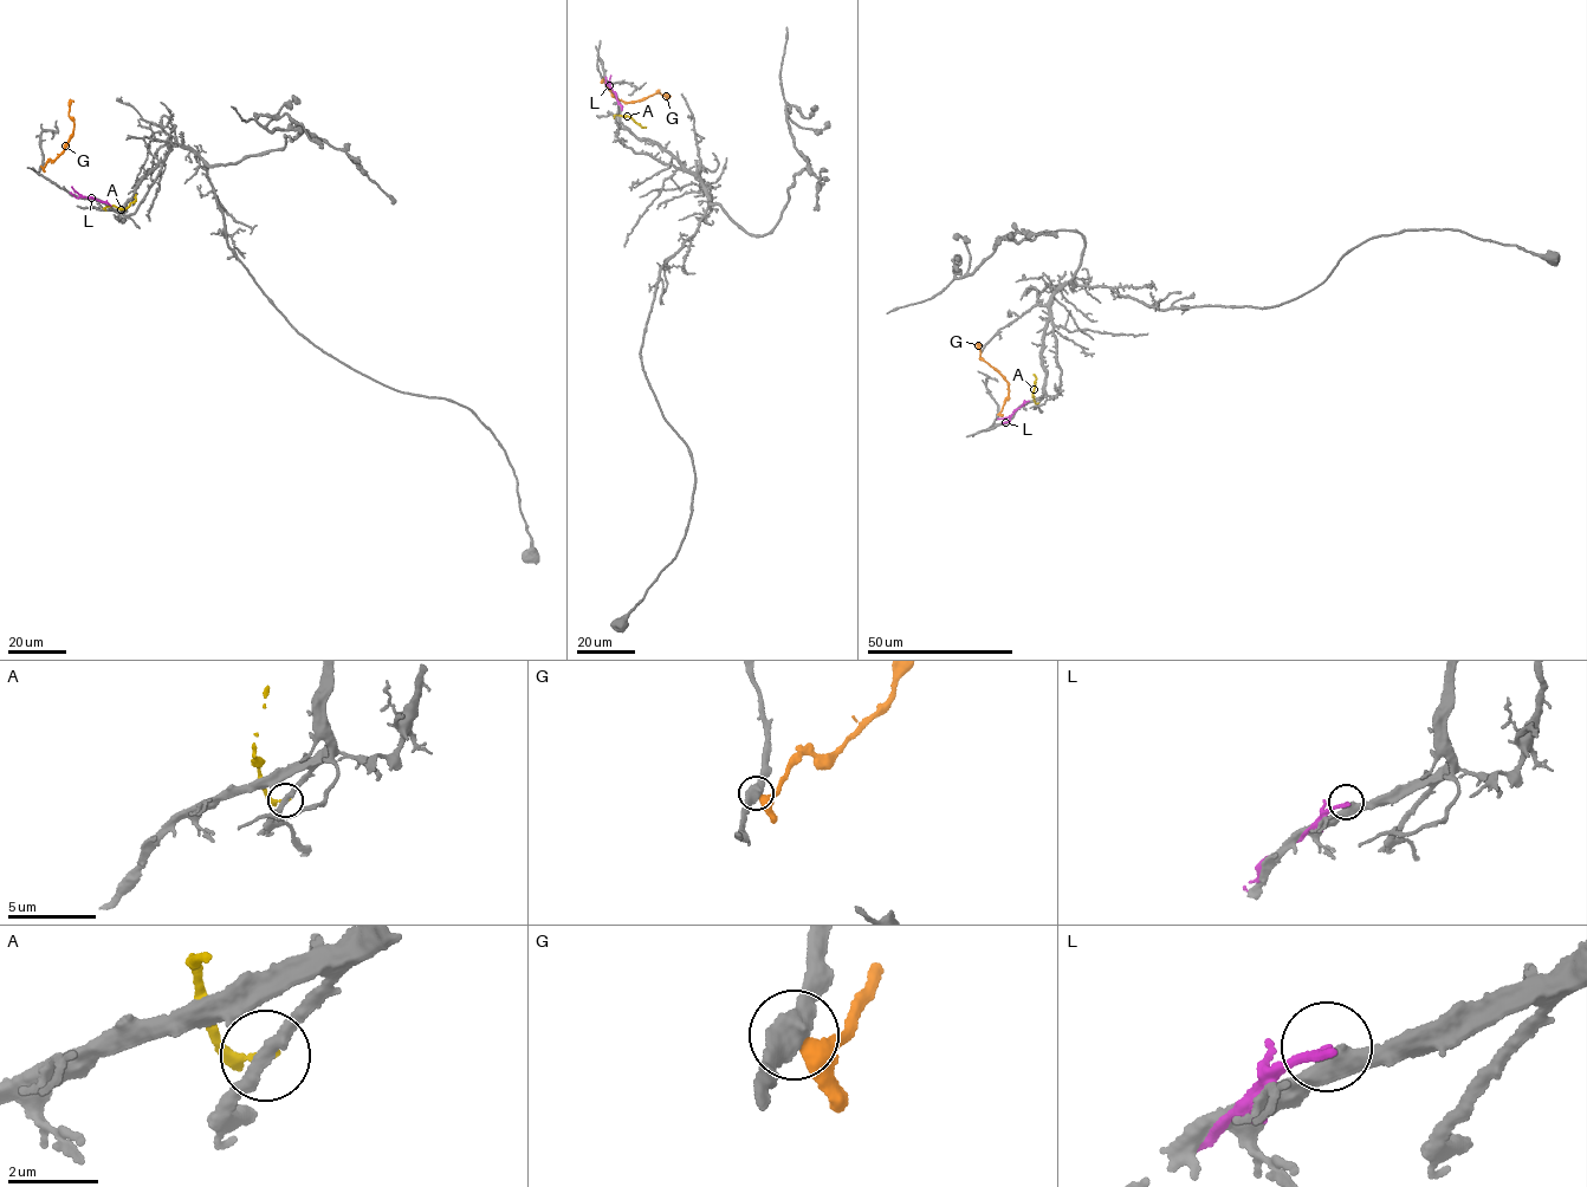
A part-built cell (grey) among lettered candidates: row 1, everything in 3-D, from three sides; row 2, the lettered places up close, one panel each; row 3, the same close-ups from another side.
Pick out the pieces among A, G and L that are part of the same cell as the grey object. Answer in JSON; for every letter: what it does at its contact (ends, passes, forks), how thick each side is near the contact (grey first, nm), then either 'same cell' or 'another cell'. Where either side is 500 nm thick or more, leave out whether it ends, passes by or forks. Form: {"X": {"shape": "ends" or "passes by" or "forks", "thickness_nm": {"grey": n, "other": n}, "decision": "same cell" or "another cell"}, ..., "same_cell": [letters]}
{"A": {"shape": "ends", "thickness_nm": {"grey": 240, "other": 200}, "decision": "another cell"}, "G": {"shape": "passes by", "thickness_nm": {"grey": 420, "other": 260}, "decision": "another cell"}, "L": {"shape": "ends", "thickness_nm": {"grey": 400, "other": 200}, "decision": "another cell"}, "same_cell": []}

